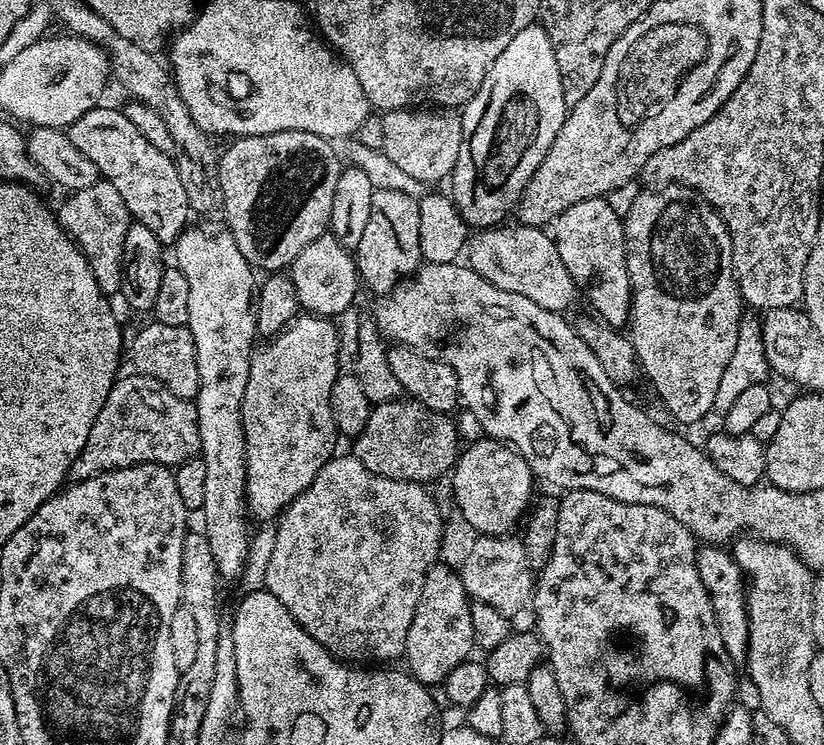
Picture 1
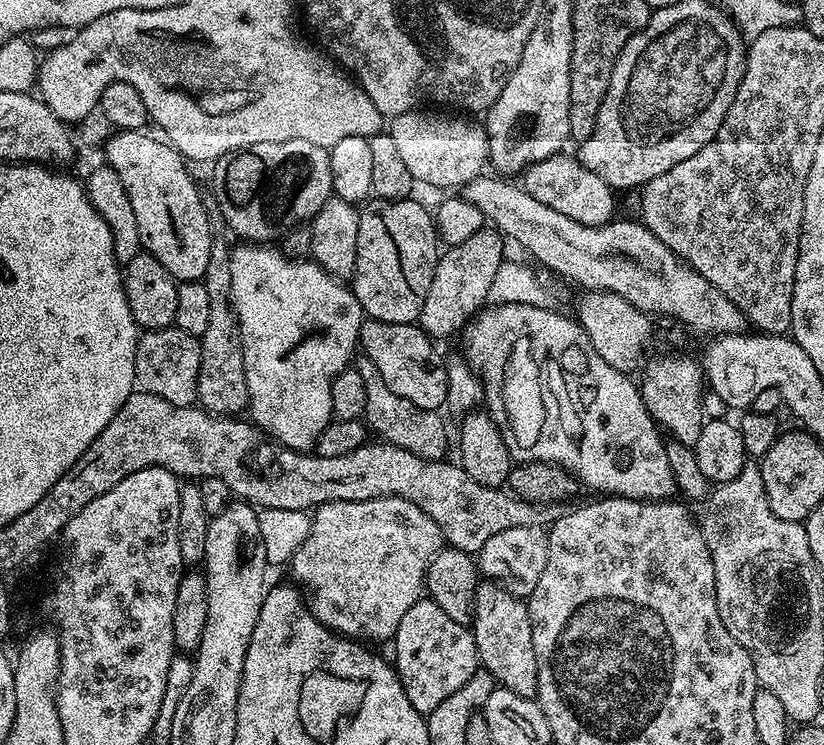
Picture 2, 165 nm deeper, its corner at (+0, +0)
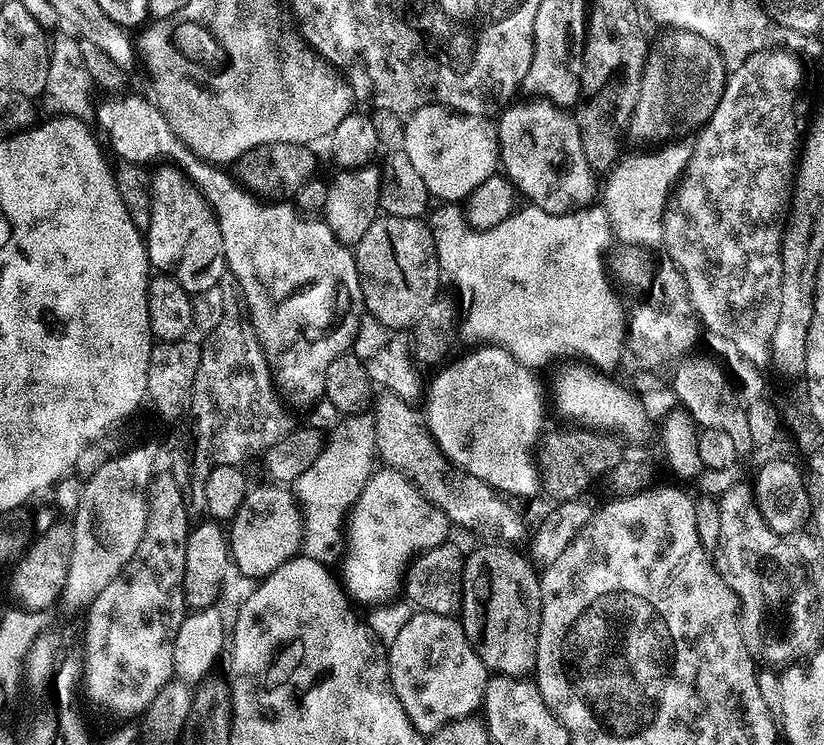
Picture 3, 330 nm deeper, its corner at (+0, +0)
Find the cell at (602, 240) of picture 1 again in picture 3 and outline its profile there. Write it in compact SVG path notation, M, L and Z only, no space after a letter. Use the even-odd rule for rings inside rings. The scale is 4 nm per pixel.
M532 98L529 104L513 102L499 113L494 124L496 147L500 149L499 167L503 175L512 181L517 193L524 196L533 208L541 208L555 216L576 212L579 208L589 207L597 199L598 186L594 184L594 174L582 154L582 138L576 125L575 115L567 107L553 104L547 98Z

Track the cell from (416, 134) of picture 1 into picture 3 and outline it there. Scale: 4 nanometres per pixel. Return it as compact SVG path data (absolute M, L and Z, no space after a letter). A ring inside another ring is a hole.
M441 104L422 106L403 121L402 151L426 182L429 197L440 202L464 202L486 178L497 171L500 149L496 147L496 130L491 119L453 112Z

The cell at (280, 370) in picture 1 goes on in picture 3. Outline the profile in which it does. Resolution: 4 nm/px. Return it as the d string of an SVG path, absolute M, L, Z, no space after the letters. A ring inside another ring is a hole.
M112 96L109 100L104 100L100 105L98 103L94 108L94 119L100 123L99 131L104 131L103 139L108 139L107 147L120 155L119 159L125 164L138 164L148 166L151 160L160 160L163 156L169 156L173 160L171 162L195 185L200 195L204 197L204 201L212 207L212 211L216 214L216 221L220 227L222 234L222 250L224 251L224 262L227 271L230 273L231 279L240 283L240 295L244 298L244 306L246 315L251 320L254 330L258 334L258 342L264 351L264 357L268 360L268 365L272 368L274 378L281 389L293 392L296 396L301 396L304 400L320 400L324 394L326 386L326 369L330 367L330 362L334 362L334 358L338 358L343 352L349 351L356 337L356 331L360 325L361 316L365 315L364 299L362 298L362 290L360 289L360 272L356 269L356 258L353 249L347 244L343 244L334 233L330 230L330 226L322 218L313 218L311 215L302 214L301 209L293 206L288 202L265 202L263 199L257 198L253 193L245 190L231 175L228 176L223 167L213 166L207 160L202 160L195 156L183 142L174 134L174 130L170 130L170 126L166 122L166 118L161 114L160 109L156 107L151 99L143 100L140 96Z

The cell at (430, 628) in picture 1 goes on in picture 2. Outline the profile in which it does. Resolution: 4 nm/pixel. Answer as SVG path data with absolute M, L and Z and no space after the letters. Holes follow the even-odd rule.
M422 598L398 622L394 637L394 667L404 684L410 702L422 713L432 712L450 694L454 694L478 671L476 643L467 623L450 618L446 610L431 598Z

